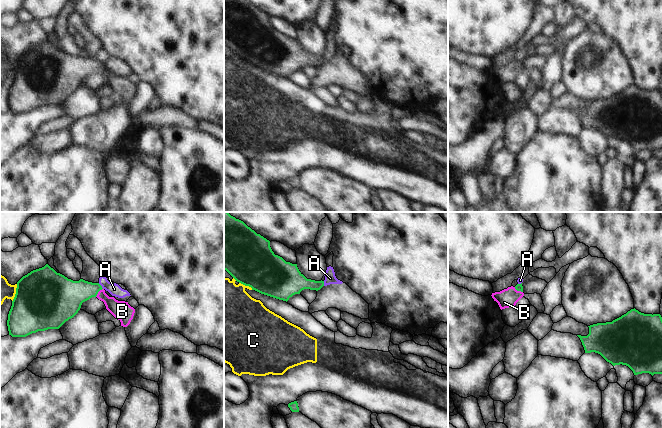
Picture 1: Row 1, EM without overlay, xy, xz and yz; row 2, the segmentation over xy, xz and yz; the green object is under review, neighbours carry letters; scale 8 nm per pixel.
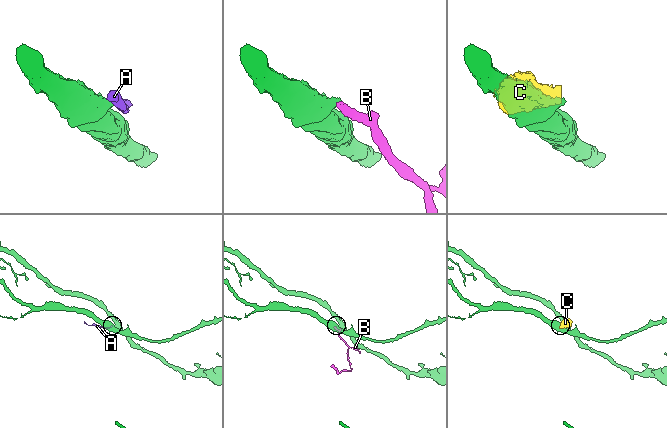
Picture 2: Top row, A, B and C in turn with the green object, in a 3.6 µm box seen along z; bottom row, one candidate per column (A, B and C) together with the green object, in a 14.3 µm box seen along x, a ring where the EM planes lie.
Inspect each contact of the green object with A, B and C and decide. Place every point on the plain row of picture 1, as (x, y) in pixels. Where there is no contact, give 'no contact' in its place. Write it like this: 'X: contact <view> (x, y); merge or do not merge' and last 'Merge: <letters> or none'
A: contact xy (101, 62); do not merge
B: contact xy (98, 67); merge
C: contact xz (246, 61); do not merge
Merge: B

